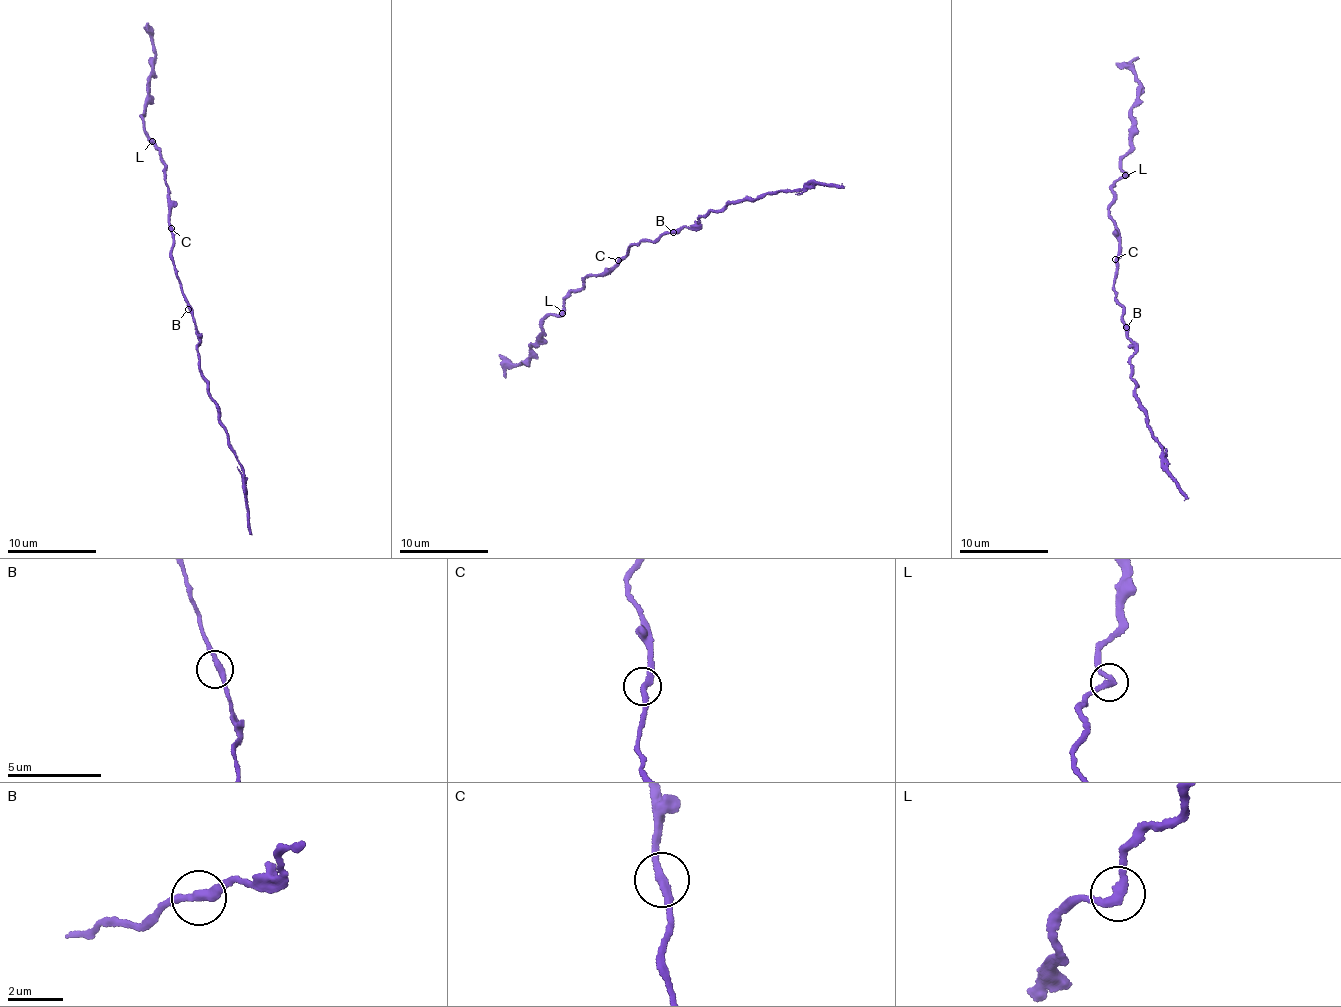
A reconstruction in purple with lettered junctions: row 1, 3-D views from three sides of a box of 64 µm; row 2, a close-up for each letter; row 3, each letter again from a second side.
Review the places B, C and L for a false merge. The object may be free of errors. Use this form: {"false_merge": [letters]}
{"false_merge": []}

